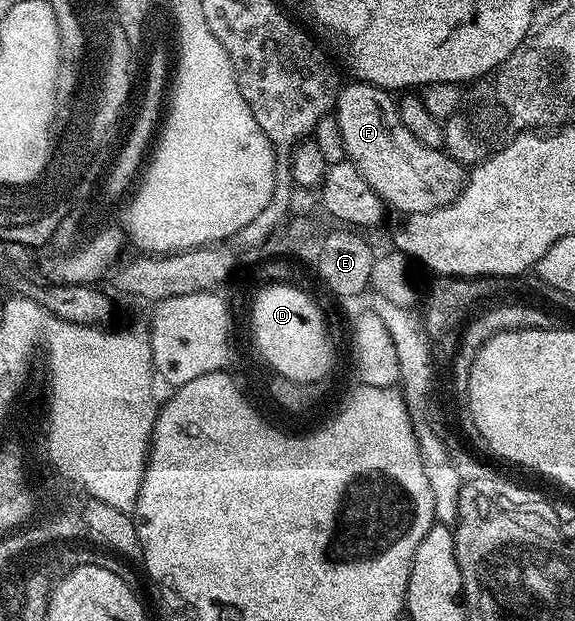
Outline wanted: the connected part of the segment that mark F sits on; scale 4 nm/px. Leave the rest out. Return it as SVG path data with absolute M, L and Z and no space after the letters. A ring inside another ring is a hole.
M360 80L350 83L350 86L340 87L335 103L345 157L381 197L382 203L408 216L426 214L454 202L463 185L460 162L449 157L444 149L417 142L415 136L407 132L390 91Z

